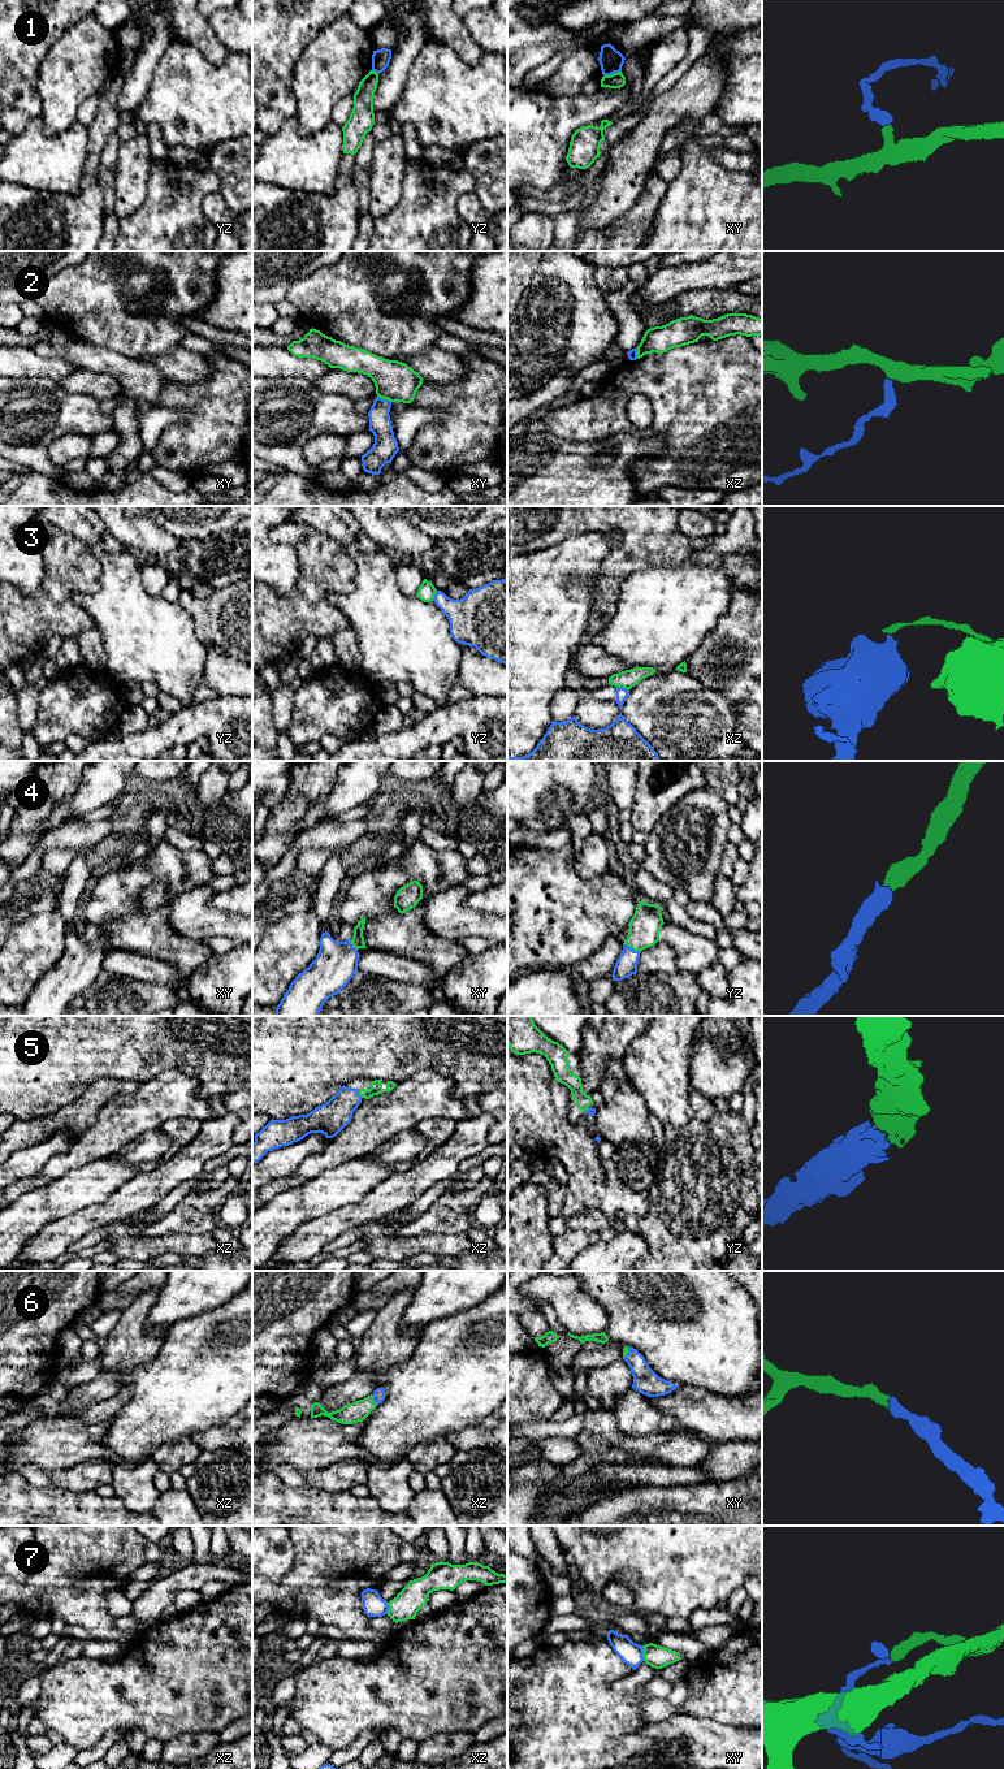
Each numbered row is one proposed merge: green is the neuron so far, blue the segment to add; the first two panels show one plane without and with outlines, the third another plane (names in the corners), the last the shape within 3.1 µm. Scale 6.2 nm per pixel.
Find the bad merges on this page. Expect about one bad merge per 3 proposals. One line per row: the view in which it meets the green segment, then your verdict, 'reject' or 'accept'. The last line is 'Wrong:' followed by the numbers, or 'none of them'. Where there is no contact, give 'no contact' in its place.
1: contact in xy; reject
2: contact in xy; reject
3: contact in xz; reject
4: contact in yz; accept
5: contact in xz; accept
6: contact in xz; accept
7: contact in xy; reject
Wrong: 1, 2, 3, 7

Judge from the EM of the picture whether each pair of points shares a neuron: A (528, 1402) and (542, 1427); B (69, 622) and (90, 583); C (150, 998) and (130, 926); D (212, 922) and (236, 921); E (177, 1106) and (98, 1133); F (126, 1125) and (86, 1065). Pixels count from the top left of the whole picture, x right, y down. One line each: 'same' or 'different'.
A: different
B: same
C: different
D: same
E: same
F: different

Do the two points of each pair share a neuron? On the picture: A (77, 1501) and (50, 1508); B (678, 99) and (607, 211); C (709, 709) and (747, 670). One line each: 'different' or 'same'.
A: same
B: same
C: different

